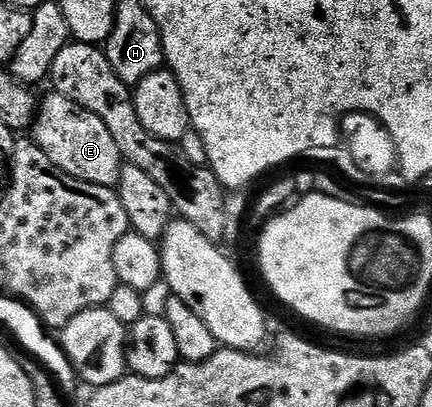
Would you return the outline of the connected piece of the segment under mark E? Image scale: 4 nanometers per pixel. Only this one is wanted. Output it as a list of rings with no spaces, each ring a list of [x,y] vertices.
[[[49,92],[45,99],[42,97],[31,127],[31,137],[47,156],[47,160],[51,160],[55,168],[63,168],[67,176],[112,187],[116,187],[121,179],[123,159],[119,144],[115,144],[107,124],[103,124],[103,120],[99,120],[95,112],[87,112],[87,108],[83,108],[72,98],[56,92]]]

